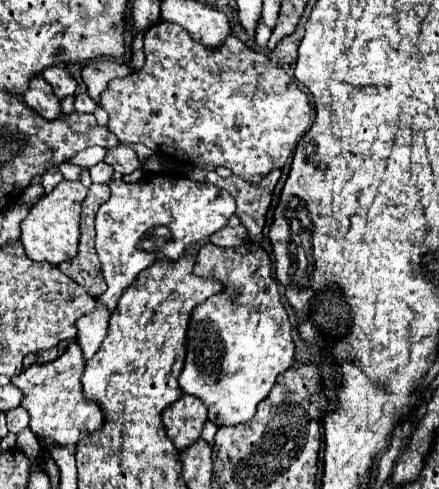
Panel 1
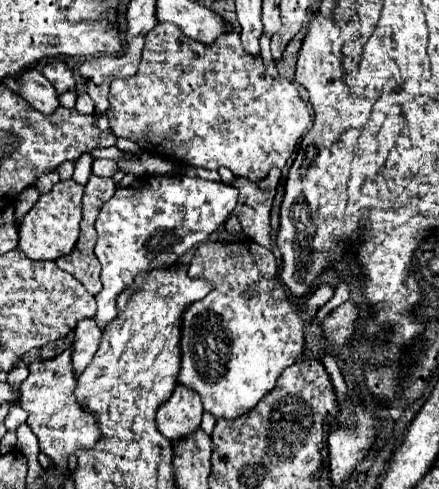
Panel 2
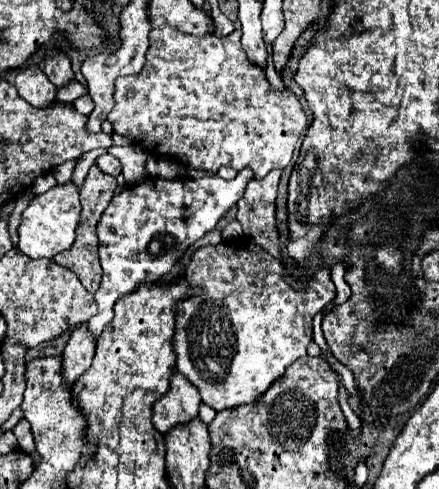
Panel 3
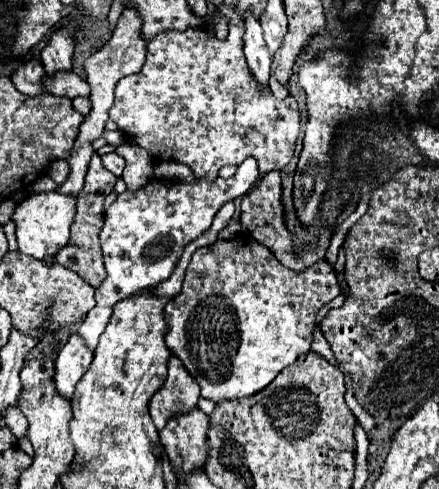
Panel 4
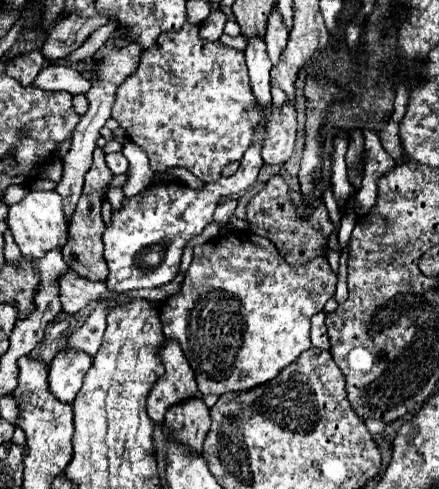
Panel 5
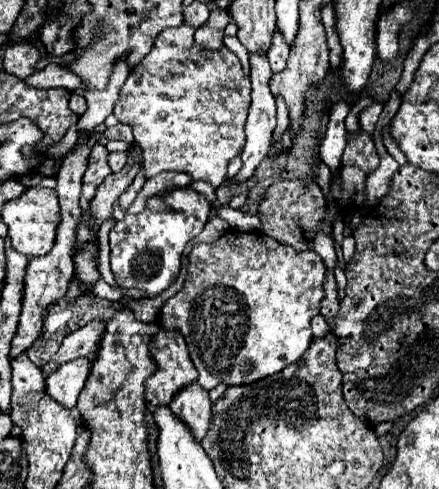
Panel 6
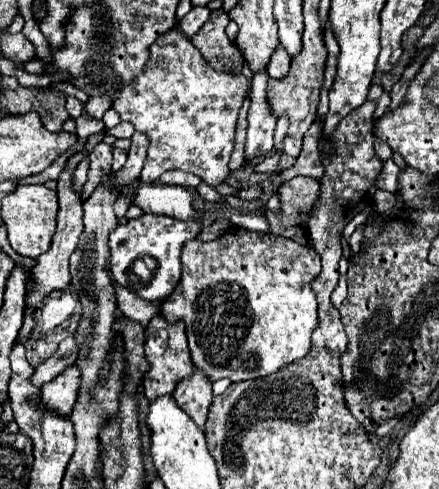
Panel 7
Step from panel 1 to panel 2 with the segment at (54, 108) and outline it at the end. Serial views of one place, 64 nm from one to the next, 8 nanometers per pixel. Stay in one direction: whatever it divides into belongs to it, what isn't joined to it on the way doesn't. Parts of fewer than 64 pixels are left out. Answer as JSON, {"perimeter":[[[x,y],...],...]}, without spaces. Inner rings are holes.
{"perimeter":[[[36,68],[24,72],[18,78],[18,88],[20,88],[20,96],[32,108],[36,108],[42,114],[52,114],[60,106],[56,90],[52,88],[52,84]]]}

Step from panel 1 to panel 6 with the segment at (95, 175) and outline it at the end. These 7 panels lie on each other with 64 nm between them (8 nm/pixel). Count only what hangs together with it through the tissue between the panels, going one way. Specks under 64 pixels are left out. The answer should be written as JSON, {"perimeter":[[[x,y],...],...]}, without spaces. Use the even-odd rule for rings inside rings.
{"perimeter":[[[110,152],[108,154],[108,164],[110,164],[112,172],[120,172],[126,164],[126,158],[128,158],[126,152]]]}

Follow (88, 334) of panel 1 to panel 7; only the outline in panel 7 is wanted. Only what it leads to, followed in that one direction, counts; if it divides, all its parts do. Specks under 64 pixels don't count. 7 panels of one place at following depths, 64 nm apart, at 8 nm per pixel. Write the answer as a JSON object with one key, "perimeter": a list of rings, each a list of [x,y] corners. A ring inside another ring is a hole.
{"perimeter":[[[70,364],[64,372],[60,372],[60,376],[44,384],[40,404],[62,416],[70,416],[76,404],[78,388],[80,388],[80,368],[76,368],[76,364]]]}

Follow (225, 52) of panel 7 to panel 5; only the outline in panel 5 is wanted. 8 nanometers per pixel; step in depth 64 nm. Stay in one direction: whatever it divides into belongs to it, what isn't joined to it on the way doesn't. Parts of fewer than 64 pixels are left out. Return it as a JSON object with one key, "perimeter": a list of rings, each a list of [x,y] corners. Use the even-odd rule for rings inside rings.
{"perimeter":[[[214,10],[208,20],[204,20],[204,24],[200,26],[200,36],[206,40],[218,40],[224,32],[224,24],[226,24],[226,16],[220,10]]]}

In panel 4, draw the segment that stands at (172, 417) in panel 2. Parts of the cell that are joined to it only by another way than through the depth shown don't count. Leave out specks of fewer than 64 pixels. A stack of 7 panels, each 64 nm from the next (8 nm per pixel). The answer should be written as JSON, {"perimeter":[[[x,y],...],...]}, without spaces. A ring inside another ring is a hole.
{"perimeter":[[[172,356],[168,362],[168,378],[164,386],[156,392],[156,396],[152,396],[150,400],[150,416],[156,428],[164,428],[164,424],[172,416],[182,416],[184,412],[196,408],[198,398],[200,388],[196,386],[196,380],[192,380],[182,362]]]}

